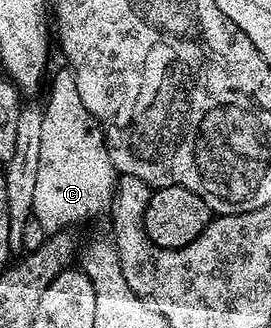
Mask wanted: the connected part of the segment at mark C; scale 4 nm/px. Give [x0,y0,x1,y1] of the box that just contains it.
[33,67,116,231]

